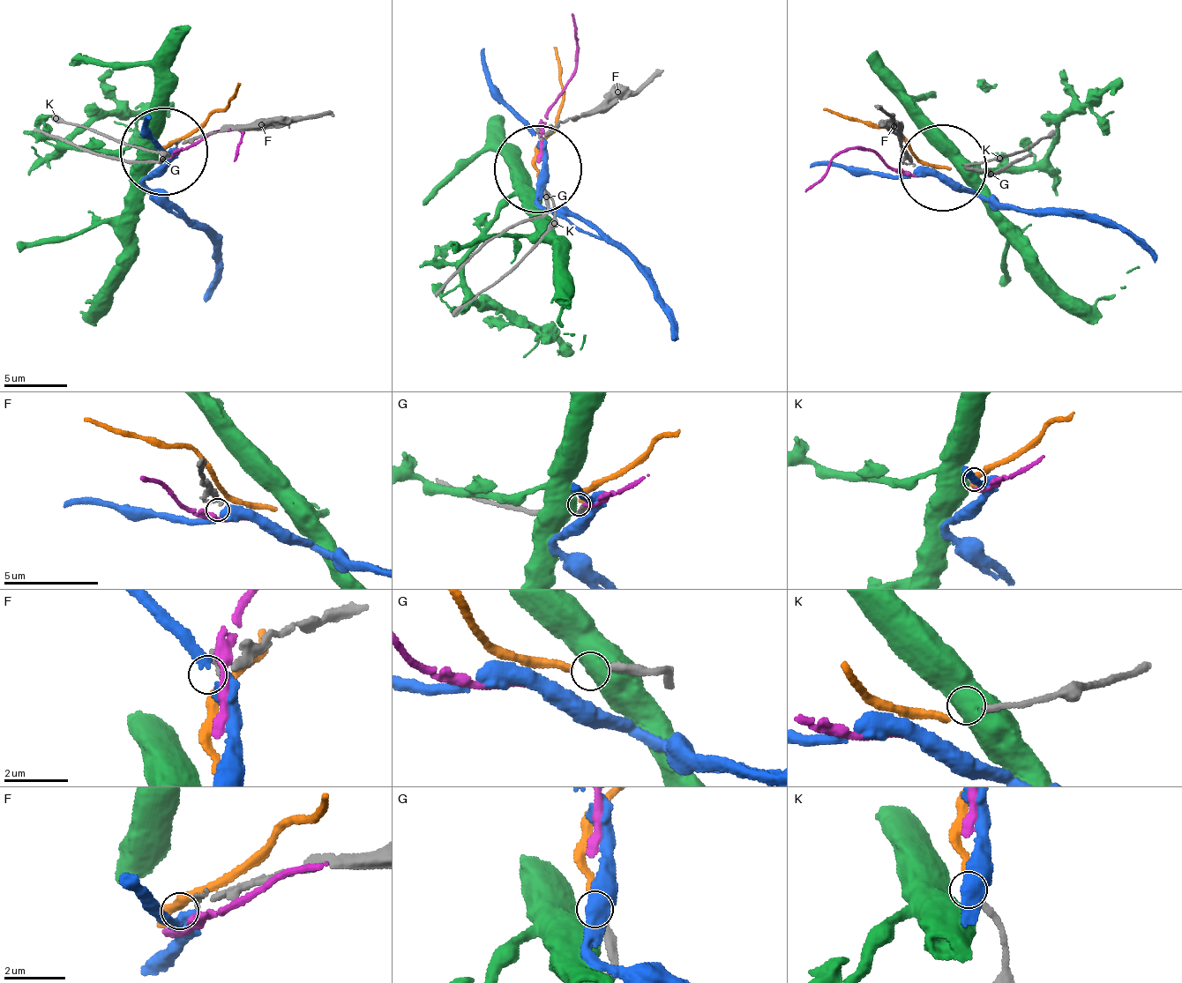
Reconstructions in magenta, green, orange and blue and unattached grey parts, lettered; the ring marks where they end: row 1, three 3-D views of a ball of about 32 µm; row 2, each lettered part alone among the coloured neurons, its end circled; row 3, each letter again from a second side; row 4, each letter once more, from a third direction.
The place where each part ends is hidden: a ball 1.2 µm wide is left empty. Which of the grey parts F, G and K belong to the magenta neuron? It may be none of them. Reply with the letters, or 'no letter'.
no letter

